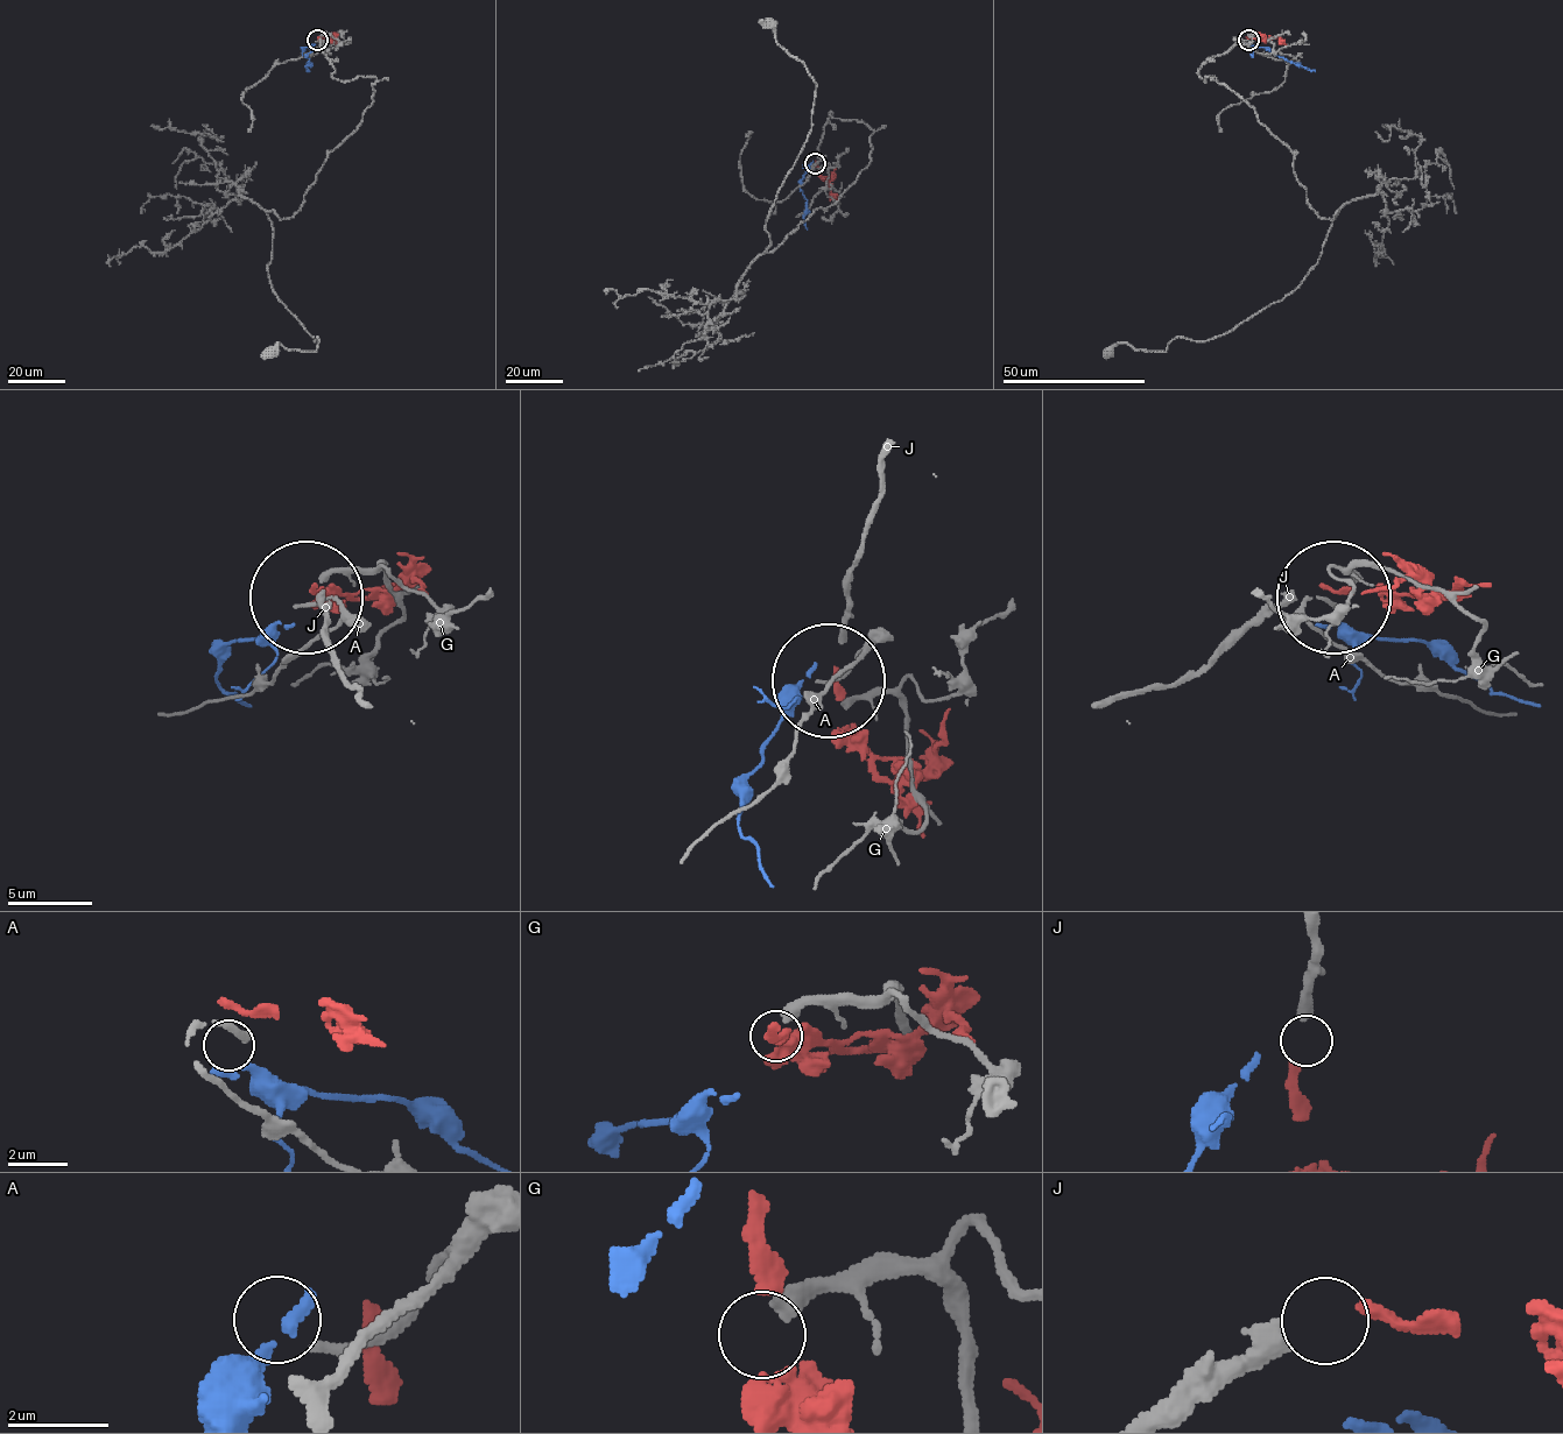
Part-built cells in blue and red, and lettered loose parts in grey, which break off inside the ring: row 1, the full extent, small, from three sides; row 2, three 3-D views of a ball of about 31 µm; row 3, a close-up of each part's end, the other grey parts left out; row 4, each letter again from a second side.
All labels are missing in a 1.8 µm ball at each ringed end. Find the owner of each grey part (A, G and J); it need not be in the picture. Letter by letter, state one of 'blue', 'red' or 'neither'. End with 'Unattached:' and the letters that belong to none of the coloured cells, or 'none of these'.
A: neither
G: neither
J: red
Unattached: A, G

